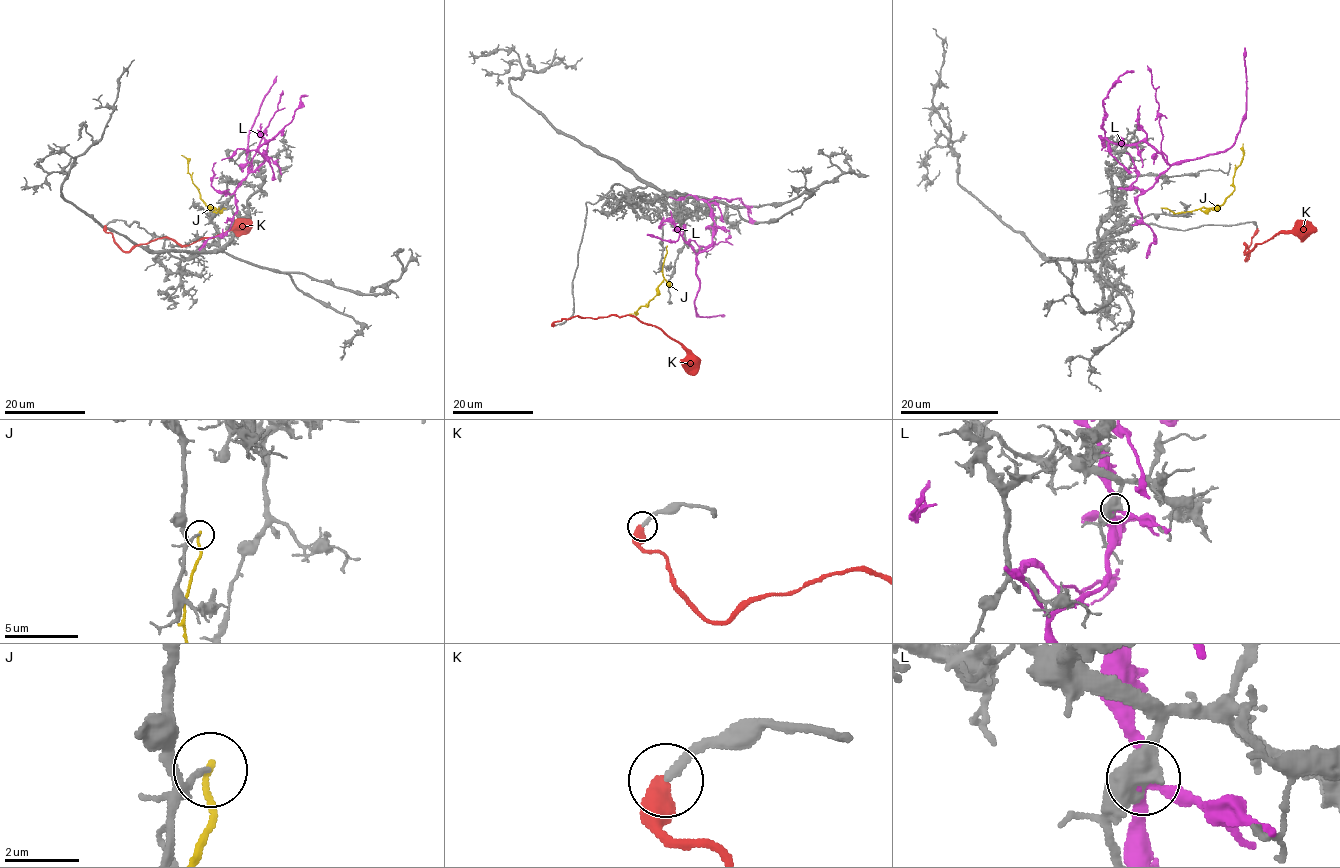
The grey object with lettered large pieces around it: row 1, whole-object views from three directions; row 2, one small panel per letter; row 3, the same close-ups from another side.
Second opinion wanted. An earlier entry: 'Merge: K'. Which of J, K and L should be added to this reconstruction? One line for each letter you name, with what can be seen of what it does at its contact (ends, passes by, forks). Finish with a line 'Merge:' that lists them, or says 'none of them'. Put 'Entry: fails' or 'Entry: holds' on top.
Entry: fails
Merge: none of them

